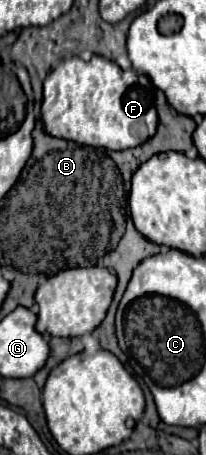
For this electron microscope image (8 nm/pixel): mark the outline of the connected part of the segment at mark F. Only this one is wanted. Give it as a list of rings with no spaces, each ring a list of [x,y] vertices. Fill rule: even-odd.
[[[95,54],[91,60],[65,58],[47,74],[41,110],[47,134],[93,148],[135,148],[157,130],[155,86],[151,80],[135,70],[121,70],[115,62]]]

